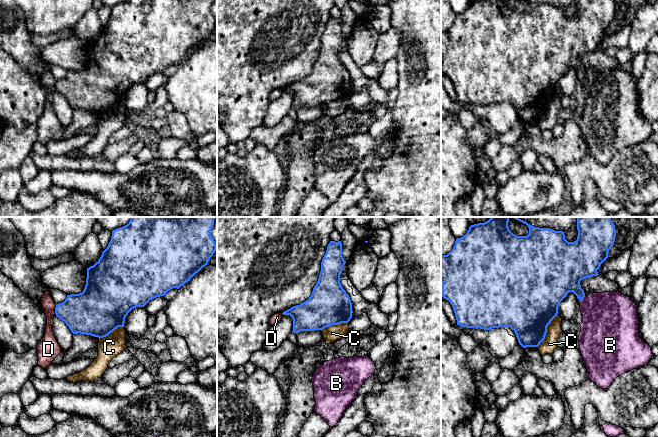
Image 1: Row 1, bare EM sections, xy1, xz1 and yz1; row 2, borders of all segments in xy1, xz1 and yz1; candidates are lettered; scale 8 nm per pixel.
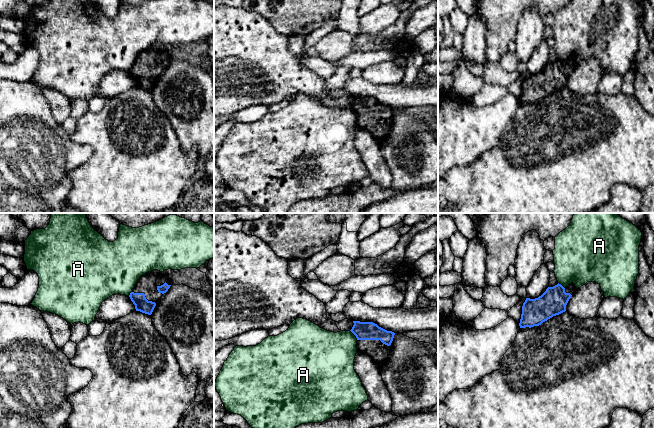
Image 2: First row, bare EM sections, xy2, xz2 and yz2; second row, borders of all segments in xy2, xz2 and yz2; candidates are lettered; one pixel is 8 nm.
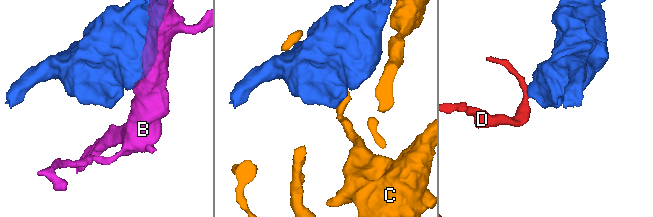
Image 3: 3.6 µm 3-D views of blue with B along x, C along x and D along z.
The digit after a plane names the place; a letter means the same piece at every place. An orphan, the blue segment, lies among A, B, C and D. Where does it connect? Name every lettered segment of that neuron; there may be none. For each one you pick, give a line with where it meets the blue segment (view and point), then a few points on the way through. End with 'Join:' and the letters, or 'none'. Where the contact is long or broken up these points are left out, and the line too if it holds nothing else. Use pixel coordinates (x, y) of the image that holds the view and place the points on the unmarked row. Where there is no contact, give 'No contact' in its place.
Join: none

